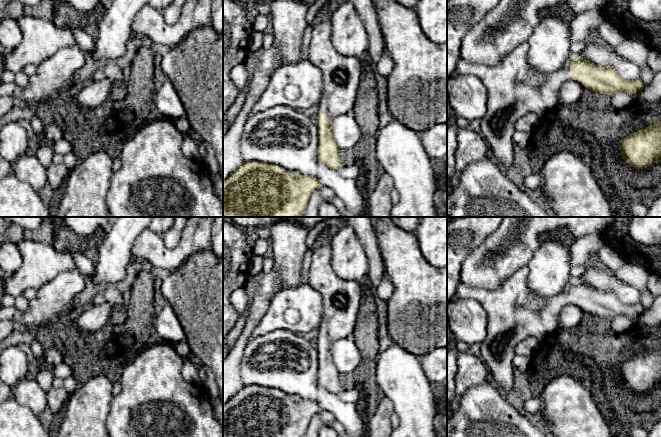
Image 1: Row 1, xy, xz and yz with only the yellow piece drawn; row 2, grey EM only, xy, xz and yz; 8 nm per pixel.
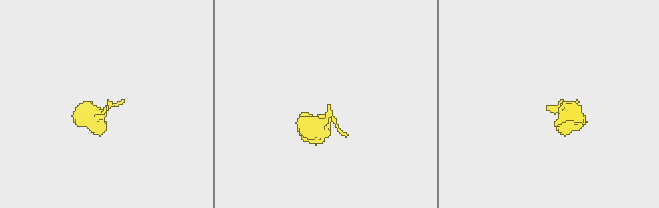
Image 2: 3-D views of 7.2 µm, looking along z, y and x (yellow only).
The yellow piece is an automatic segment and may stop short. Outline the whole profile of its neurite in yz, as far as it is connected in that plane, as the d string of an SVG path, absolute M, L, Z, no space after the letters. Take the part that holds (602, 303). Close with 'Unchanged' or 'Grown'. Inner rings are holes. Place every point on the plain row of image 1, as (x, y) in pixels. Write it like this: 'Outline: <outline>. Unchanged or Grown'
Outline: M527 265L517 269L503 283L494 290L469 287L459 283L456 298L474 298L483 306L488 315L488 334L480 344L480 357L489 369L493 384L507 394L514 390L515 377L513 373L513 359L515 346L529 337L539 341L557 331L561 309L569 303L580 305L581 308L593 316L613 319L626 316L629 319L642 315L644 309L641 302L635 304L622 303L613 291L599 290L581 281L572 283L569 290L553 297L538 297L527 285L529 268Z. Grown

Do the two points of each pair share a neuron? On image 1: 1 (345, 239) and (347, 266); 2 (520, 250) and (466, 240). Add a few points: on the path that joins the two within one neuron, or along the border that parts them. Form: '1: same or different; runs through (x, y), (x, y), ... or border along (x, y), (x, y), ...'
1: same; runs through (345, 246), (347, 259)
2: different; border along (498, 227), (464, 259)

